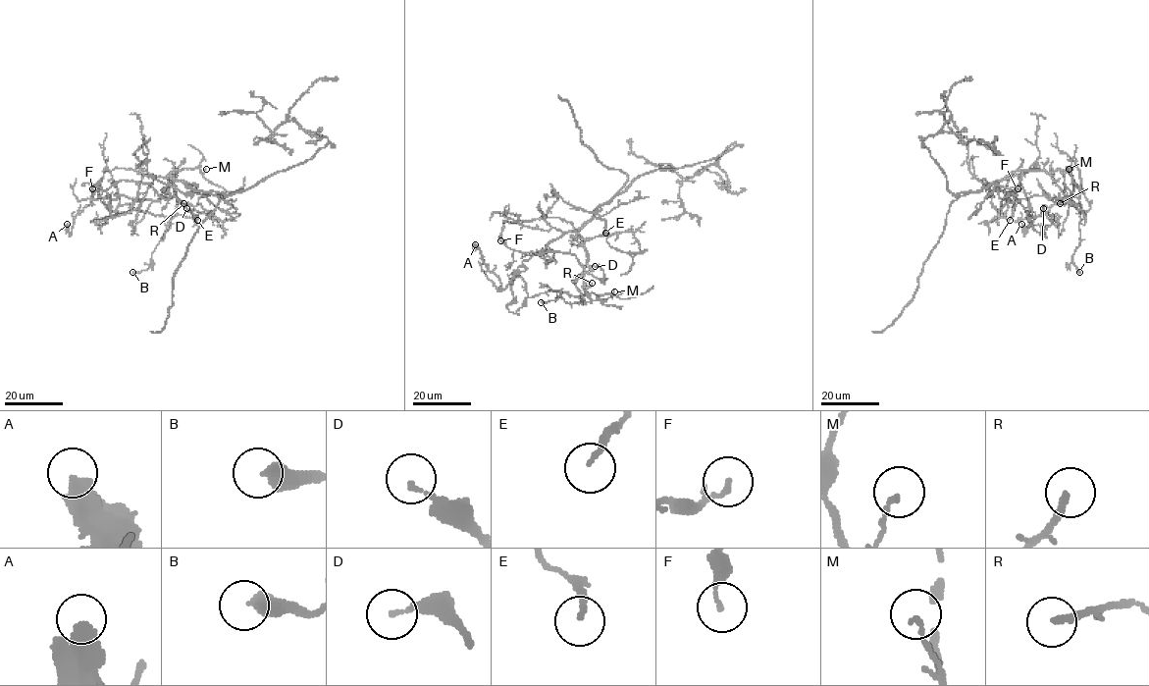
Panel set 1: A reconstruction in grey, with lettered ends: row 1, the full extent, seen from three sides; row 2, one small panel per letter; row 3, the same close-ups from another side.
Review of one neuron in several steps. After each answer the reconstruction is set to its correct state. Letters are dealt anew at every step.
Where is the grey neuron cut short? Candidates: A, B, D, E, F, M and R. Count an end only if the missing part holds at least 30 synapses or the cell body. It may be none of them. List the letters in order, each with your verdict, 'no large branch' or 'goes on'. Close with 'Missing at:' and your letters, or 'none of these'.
A: no large branch
B: no large branch
D: no large branch
E: no large branch
F: no large branch
M: no large branch
R: no large branch
Missing at: none of these

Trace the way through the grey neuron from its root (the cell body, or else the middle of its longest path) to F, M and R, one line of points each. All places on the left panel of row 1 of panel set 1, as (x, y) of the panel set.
F: (205, 191), (173, 180), (169, 175), (175, 171), (167, 199), (150, 184), (132, 181), (92, 188)
M: (205, 191), (195, 191), (169, 175), (173, 171), (195, 168), (203, 174), (206, 169)
R: (205, 191), (173, 180), (169, 176), (173, 171), (179, 171), (173, 184), (176, 194), (183, 203)

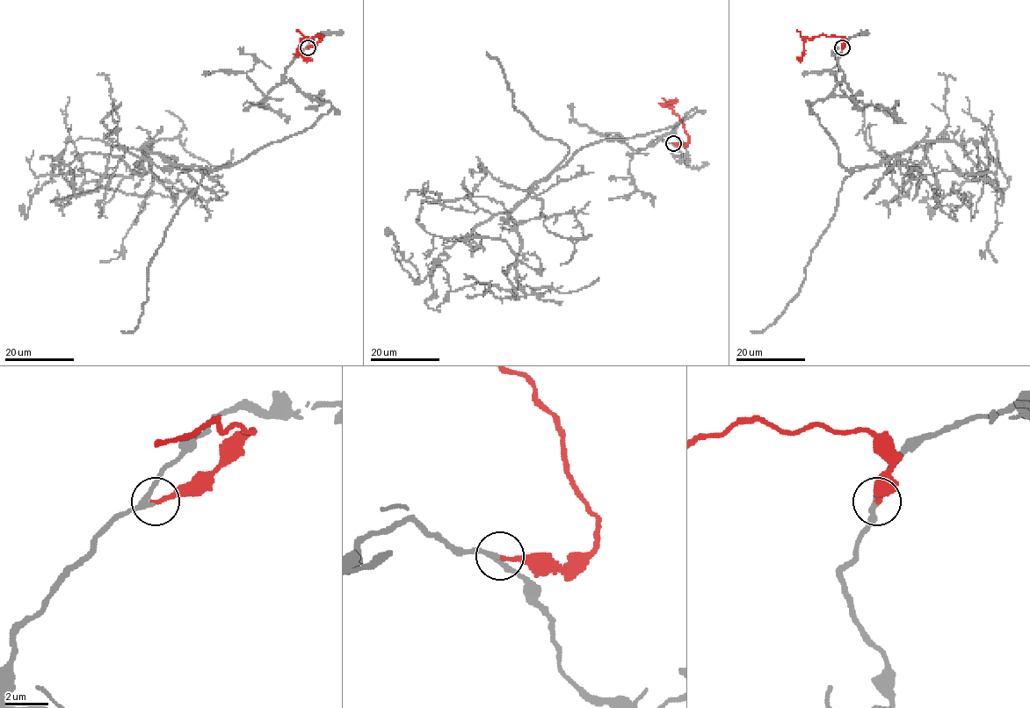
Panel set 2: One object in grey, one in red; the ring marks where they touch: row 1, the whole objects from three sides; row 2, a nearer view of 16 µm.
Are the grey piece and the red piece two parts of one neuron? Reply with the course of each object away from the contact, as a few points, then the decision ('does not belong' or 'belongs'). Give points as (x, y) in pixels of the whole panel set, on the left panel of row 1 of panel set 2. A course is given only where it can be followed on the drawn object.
grey via (308, 47), (284, 79), (330, 109), (213, 170), (151, 140), (129, 176), (73, 190), (68, 97) | red via (308, 47), (314, 46), (323, 36), (317, 34), (307, 38), (298, 49), (305, 58), (312, 61) | belongs

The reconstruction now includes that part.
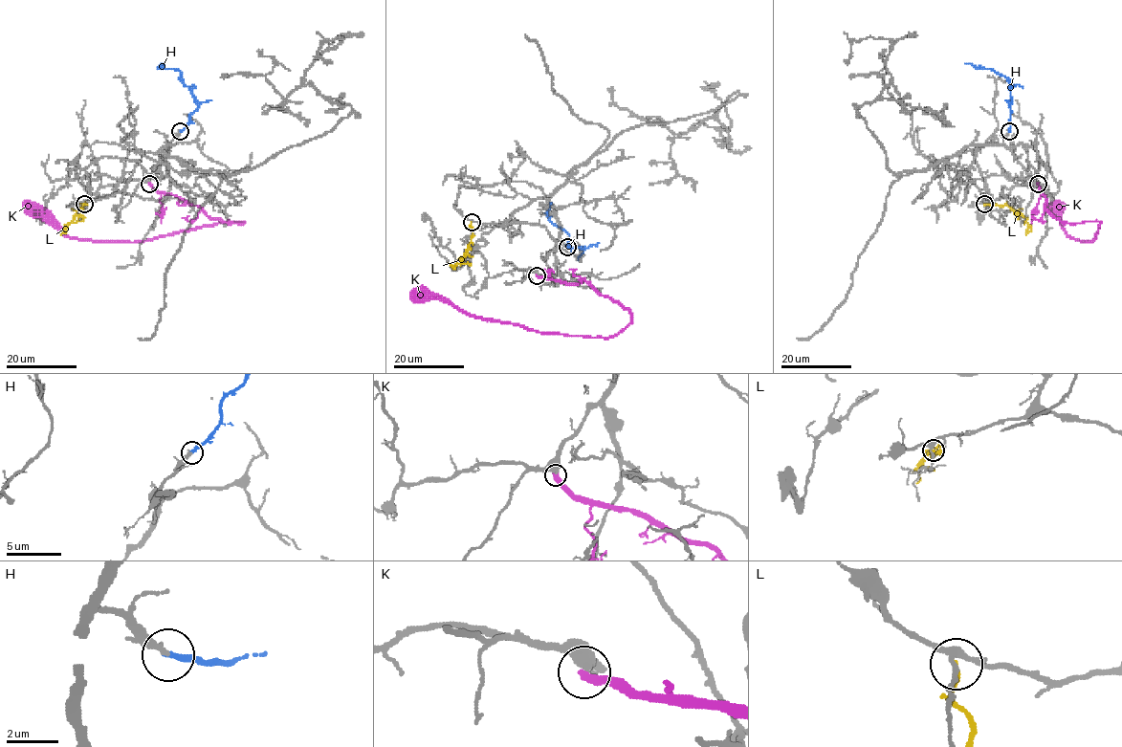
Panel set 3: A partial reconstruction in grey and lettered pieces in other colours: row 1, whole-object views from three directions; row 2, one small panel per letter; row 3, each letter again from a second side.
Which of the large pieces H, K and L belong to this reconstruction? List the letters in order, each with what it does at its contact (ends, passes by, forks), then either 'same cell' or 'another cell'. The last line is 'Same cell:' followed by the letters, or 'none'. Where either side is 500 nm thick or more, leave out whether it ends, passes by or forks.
H: it ends; same cell
K: it ends; another cell
L: it ends; another cell
Same cell: H

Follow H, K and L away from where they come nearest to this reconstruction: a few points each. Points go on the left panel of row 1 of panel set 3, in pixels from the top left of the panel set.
H: (180, 131), (198, 106), (190, 90), (184, 84), (181, 74), (177, 69), (159, 67), (164, 64)
K: (149, 184), (211, 218), (243, 222), (138, 241), (97, 241), (66, 236), (23, 201)
L: (84, 204), (60, 234)

